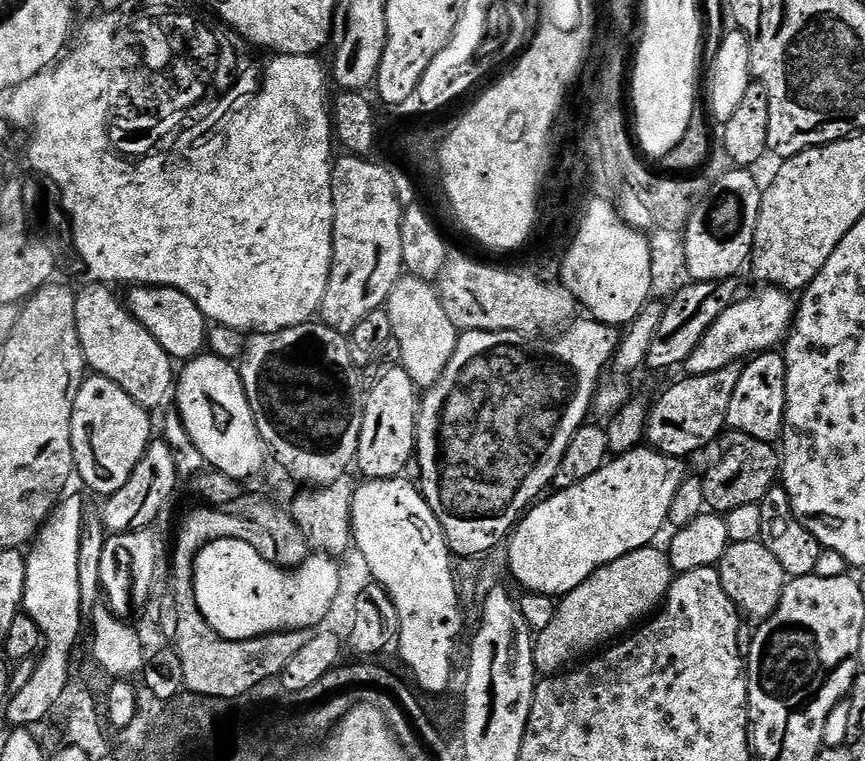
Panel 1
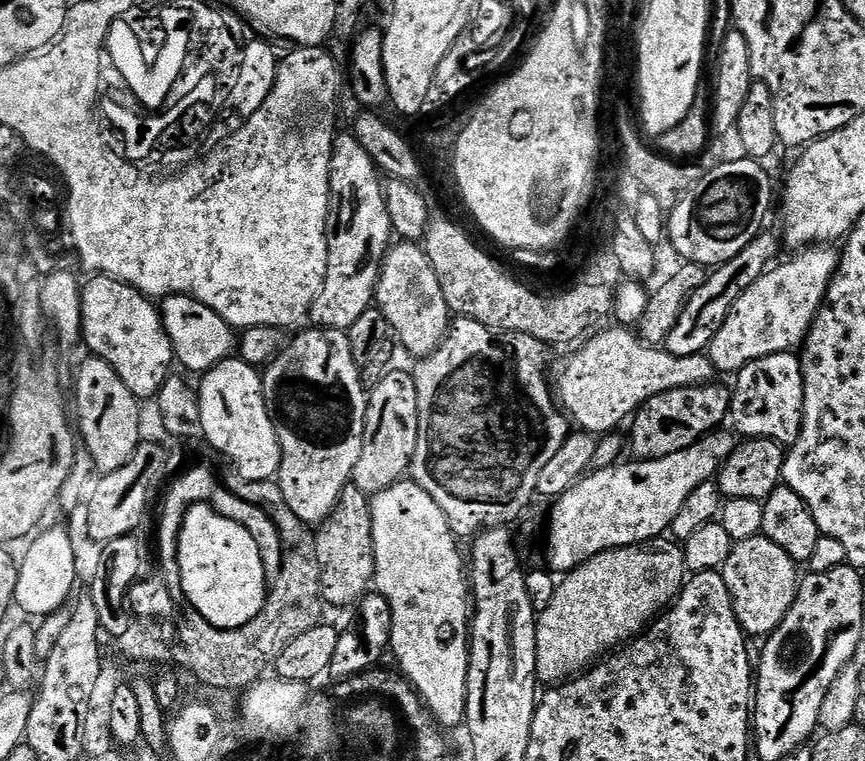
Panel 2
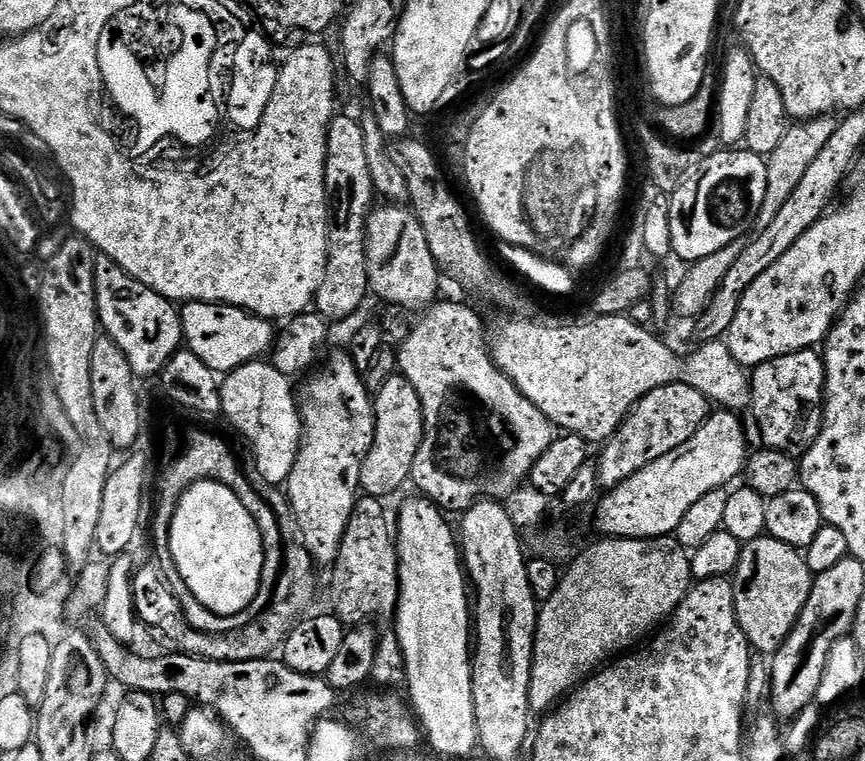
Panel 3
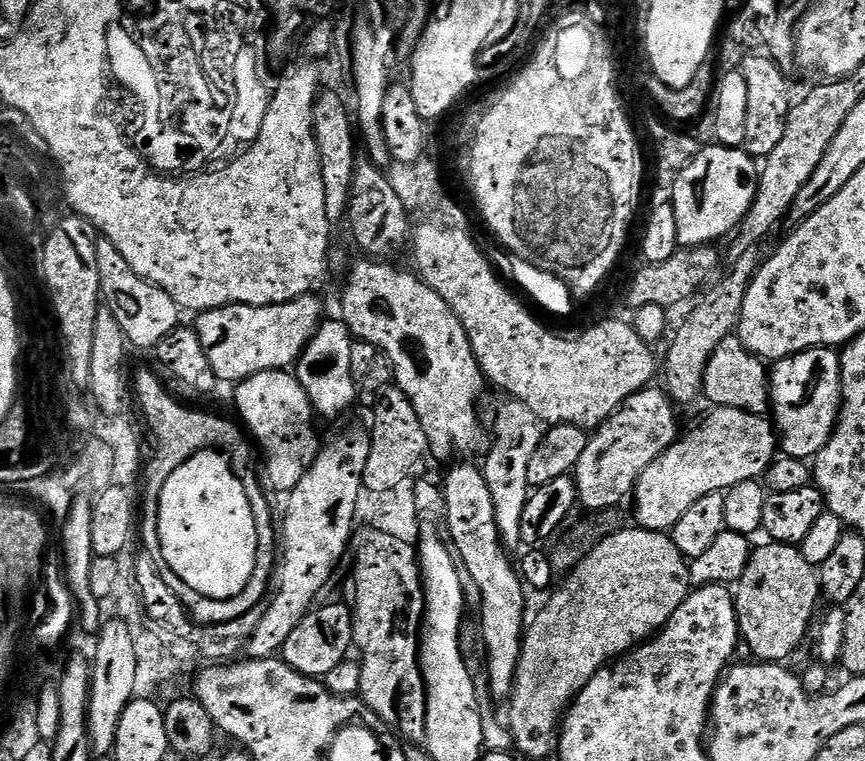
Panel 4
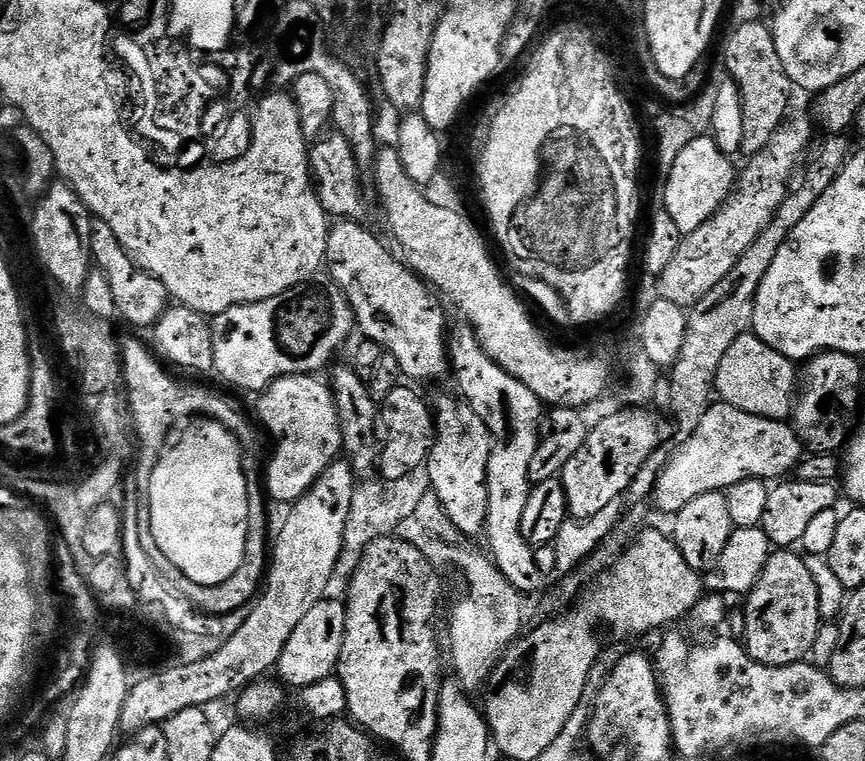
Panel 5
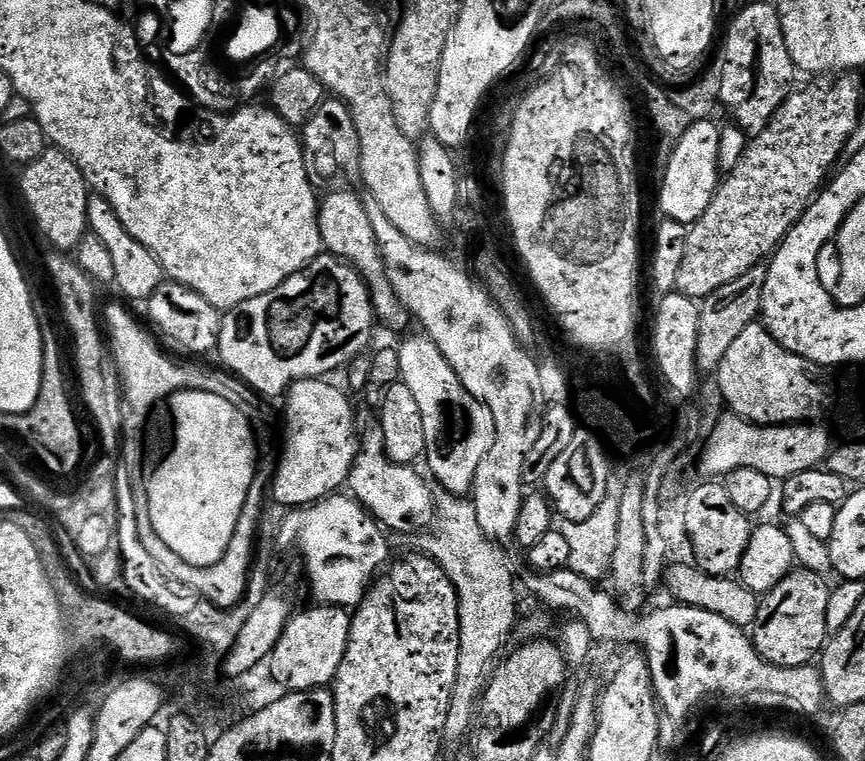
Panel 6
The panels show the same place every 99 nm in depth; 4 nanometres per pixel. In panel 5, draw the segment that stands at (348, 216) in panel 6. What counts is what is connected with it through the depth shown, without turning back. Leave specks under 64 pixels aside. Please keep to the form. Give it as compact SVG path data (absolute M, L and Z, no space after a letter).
M344 218L335 221L329 229L325 256L329 279L335 281L350 302L353 323L357 331L382 347L380 349L390 353L397 362L399 373L405 379L407 377L414 384L438 379L444 372L447 373L450 364L446 341L448 325L446 326L444 312L438 304L439 299L431 292L425 281L398 258L397 261L370 231L359 224L359 221Z

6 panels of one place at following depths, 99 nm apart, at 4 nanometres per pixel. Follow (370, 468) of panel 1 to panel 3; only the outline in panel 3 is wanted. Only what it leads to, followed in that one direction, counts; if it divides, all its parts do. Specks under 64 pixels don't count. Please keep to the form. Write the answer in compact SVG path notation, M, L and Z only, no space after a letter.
M393 374L374 396L374 434L360 475L360 492L385 498L409 483L415 455L423 440L423 406L414 386L401 374Z

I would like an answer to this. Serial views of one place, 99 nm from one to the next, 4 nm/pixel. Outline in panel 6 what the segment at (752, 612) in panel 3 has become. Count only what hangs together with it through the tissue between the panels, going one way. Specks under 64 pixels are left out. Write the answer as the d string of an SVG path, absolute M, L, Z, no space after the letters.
M803 568L793 569L788 576L761 599L758 616L750 632L755 650L765 661L778 667L800 667L809 665L823 651L829 632L826 630L826 611L831 585L822 575Z

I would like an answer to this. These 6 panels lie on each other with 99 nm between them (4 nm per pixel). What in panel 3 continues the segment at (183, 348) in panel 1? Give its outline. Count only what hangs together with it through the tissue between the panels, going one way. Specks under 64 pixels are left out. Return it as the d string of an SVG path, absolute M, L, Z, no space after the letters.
M201 300L187 301L180 308L180 321L184 331L184 344L210 370L218 374L227 374L242 366L259 361L271 353L274 343L274 324L261 316L254 316L244 308L235 308L229 304L211 304Z

